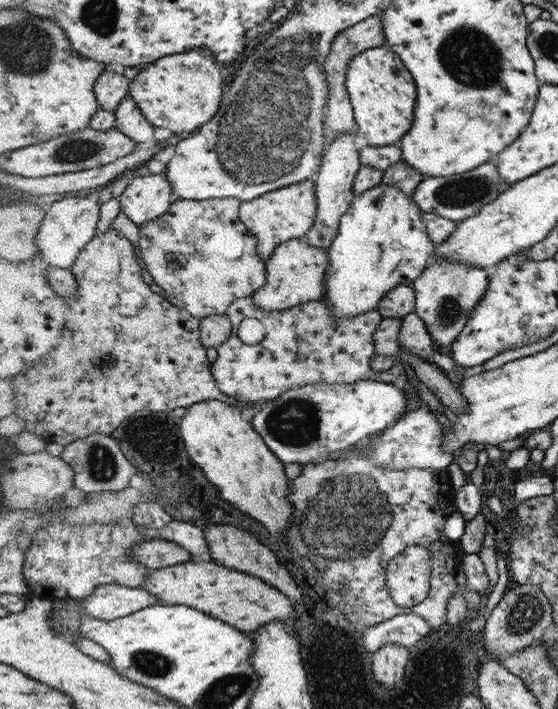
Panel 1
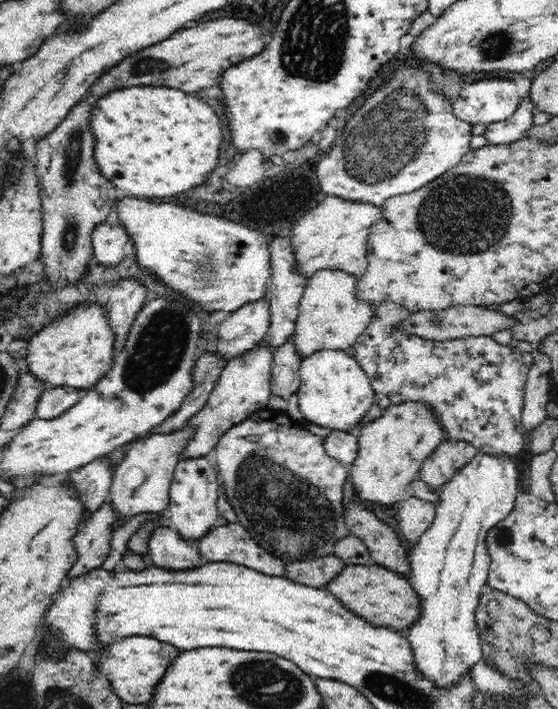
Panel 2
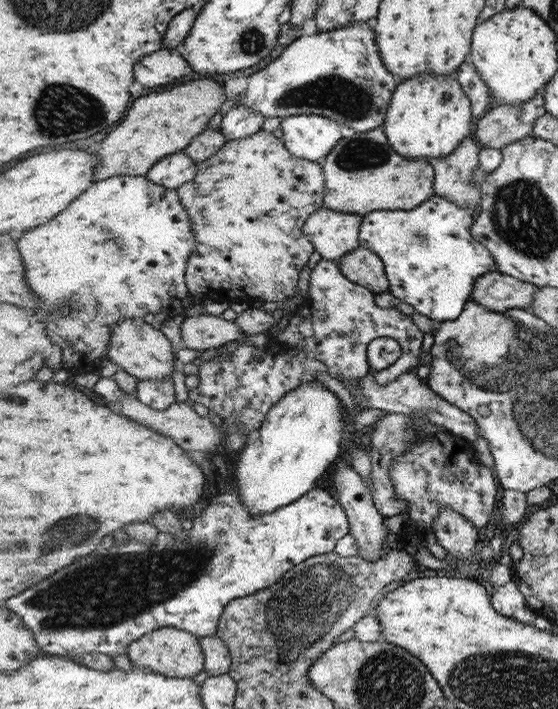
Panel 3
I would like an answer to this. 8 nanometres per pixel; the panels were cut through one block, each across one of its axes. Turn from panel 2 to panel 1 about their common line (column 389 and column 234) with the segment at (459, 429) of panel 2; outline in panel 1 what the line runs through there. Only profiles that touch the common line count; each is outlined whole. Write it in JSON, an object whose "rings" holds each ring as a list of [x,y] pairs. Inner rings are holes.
{"rings":[[[250,296],[236,299],[224,316],[230,320],[232,332],[223,347],[217,349],[219,356],[213,363],[213,372],[224,394],[244,403],[262,406],[280,398],[284,391],[306,384],[348,384],[358,380],[394,383],[400,382],[405,374],[399,356],[389,370],[377,372],[370,367],[376,354],[375,332],[384,320],[377,310],[354,319],[336,319],[321,299],[288,311],[268,313],[258,308]],[[246,318],[260,320],[267,330],[265,340],[255,346],[244,344],[238,336],[238,326]]]}

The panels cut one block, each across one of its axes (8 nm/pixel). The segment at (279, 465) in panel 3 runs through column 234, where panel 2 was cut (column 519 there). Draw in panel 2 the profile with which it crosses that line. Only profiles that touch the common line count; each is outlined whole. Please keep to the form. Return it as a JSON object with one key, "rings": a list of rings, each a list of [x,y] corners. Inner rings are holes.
{"rings":[[[479,452],[466,467],[441,486],[439,501],[435,505],[435,519],[427,531],[408,554],[408,579],[411,587],[422,600],[422,616],[416,624],[405,631],[411,647],[414,649],[418,669],[436,681],[438,687],[451,685],[460,673],[470,671],[478,660],[483,658],[483,648],[476,620],[477,601],[489,572],[489,553],[485,550],[485,537],[490,528],[494,528],[511,512],[518,491],[518,460],[504,456],[493,458],[492,455]]]}

